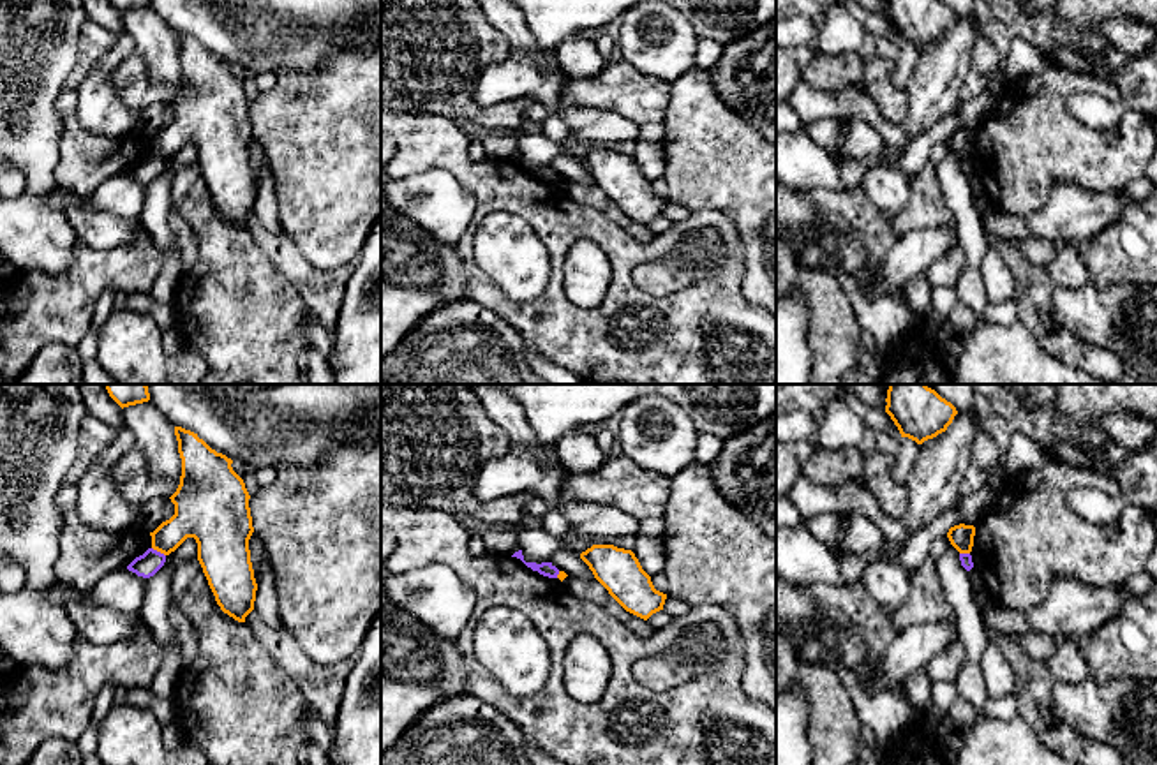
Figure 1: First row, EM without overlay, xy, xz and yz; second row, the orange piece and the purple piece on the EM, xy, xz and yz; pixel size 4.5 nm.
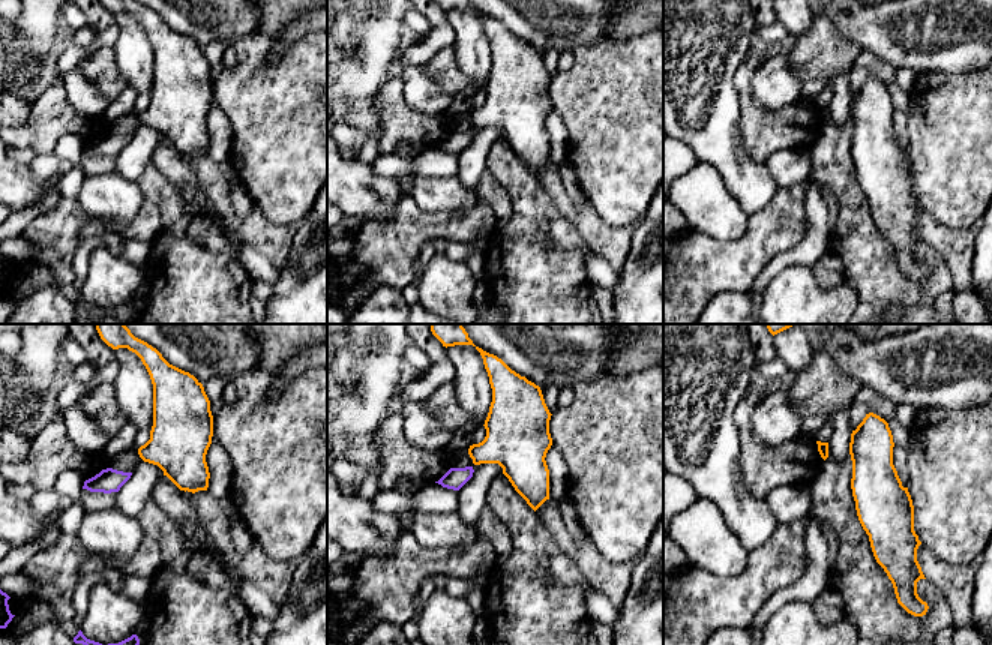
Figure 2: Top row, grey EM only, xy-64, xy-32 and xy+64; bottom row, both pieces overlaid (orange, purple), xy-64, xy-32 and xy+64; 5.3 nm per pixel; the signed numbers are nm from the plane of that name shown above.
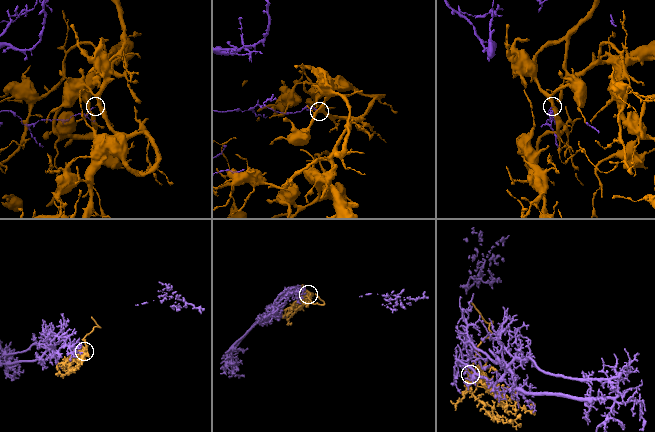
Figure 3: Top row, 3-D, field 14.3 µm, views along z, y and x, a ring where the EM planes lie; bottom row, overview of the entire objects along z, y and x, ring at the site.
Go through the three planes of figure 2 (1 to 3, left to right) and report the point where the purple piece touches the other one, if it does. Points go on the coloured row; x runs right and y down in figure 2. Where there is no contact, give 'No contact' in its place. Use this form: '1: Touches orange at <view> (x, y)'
1: No contact
2: No contact
3: No contact

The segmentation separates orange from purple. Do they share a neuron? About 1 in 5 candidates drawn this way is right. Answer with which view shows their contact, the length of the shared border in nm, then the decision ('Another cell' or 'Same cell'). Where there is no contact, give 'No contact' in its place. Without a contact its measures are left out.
Touches orange in xy. Shared border 80 nm. Another cell

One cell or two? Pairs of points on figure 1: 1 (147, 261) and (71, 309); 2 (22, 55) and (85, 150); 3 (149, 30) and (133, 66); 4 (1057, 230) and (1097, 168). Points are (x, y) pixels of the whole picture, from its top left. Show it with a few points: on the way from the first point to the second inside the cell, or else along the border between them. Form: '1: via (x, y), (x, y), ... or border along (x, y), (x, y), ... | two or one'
1: via (127, 268), (110, 270), (90, 289) | one
2: border along (64, 90), (57, 103), (62, 117), (59, 152) | two
3: border along (136, 51), (145, 62), (147, 76), (164, 85) | two
4: border along (1122, 191), (1089, 191), (1057, 182), (1045, 203) | two

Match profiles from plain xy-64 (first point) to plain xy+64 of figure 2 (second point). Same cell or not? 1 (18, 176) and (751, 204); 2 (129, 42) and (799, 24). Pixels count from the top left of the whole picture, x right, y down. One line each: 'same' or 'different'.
1: different
2: same

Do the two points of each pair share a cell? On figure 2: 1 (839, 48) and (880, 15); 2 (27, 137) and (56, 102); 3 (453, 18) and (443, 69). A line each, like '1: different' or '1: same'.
1: different
2: same
3: different

